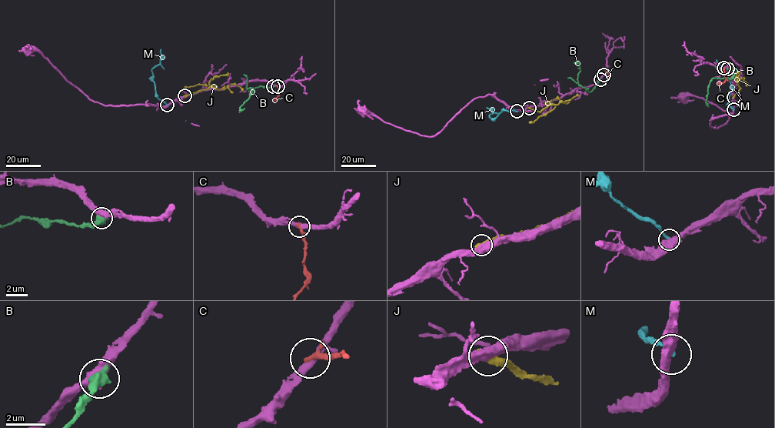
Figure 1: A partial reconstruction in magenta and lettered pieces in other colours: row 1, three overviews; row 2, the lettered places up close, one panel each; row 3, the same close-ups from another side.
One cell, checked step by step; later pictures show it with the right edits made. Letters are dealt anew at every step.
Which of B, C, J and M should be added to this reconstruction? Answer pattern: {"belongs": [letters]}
{"belongs": []}

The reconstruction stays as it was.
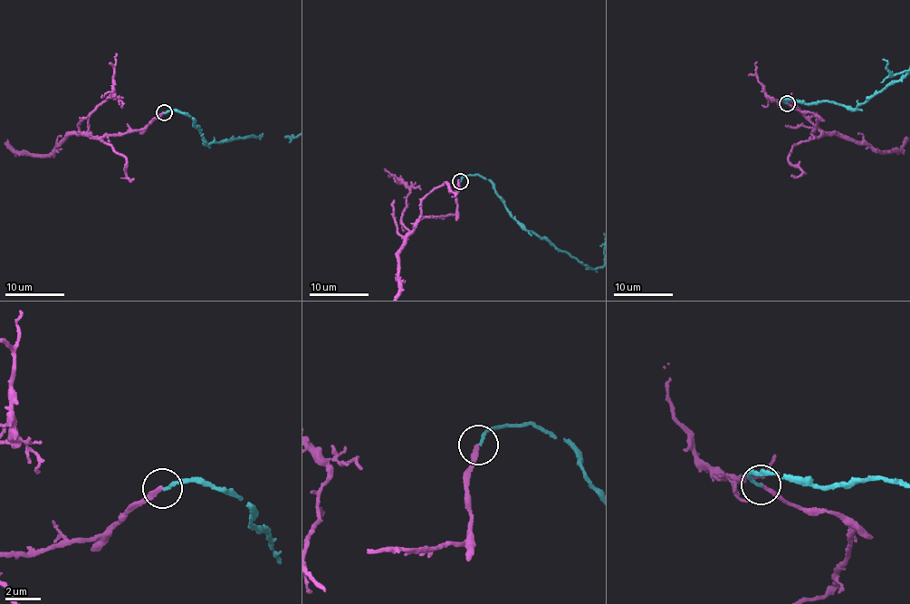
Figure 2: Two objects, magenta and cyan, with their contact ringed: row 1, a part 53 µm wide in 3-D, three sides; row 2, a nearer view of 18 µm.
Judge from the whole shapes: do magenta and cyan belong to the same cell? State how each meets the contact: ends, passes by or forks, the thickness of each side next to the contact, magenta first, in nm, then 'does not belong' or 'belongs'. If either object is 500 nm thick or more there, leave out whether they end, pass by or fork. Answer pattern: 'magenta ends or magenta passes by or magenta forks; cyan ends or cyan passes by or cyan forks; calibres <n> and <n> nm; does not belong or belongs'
magenta ends; cyan ends; calibres 200 and 150 nm; belongs

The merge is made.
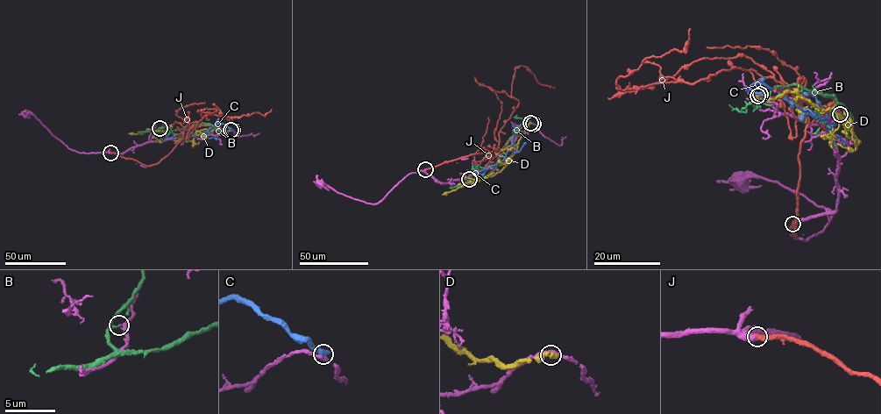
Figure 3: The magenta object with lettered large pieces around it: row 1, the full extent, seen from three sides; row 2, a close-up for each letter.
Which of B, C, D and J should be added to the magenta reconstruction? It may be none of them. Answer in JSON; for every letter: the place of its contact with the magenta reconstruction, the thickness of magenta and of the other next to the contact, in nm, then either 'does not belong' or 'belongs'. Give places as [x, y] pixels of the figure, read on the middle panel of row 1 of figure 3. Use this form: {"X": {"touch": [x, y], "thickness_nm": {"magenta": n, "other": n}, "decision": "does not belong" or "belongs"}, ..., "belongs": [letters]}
{"B": {"touch": [469, 179], "thickness_nm": {"magenta": 190, "other": 160}, "decision": "does not belong"}, "C": {"touch": [533, 124], "thickness_nm": {"magenta": 200, "other": 480}, "decision": "does not belong"}, "D": {"touch": [530, 123], "thickness_nm": {"magenta": 200, "other": 340}, "decision": "does not belong"}, "J": {"touch": [425, 169], "thickness_nm": {"magenta": 550, "other": 320}, "decision": "does not belong"}, "belongs": []}

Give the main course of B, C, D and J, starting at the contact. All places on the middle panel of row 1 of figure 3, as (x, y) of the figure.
B: (469, 179), (469, 182), (475, 182), (495, 168), (504, 146), (527, 120), (515, 117), (517, 115)
C: (533, 124), (522, 123), (505, 158), (500, 162), (468, 176)
D: (530, 123), (509, 162), (500, 172), (474, 182), (465, 182), (442, 195)
J: (426, 169), (477, 153), (491, 157), (519, 103), (511, 95), (516, 67), (528, 67), (539, 83), (555, 88)

